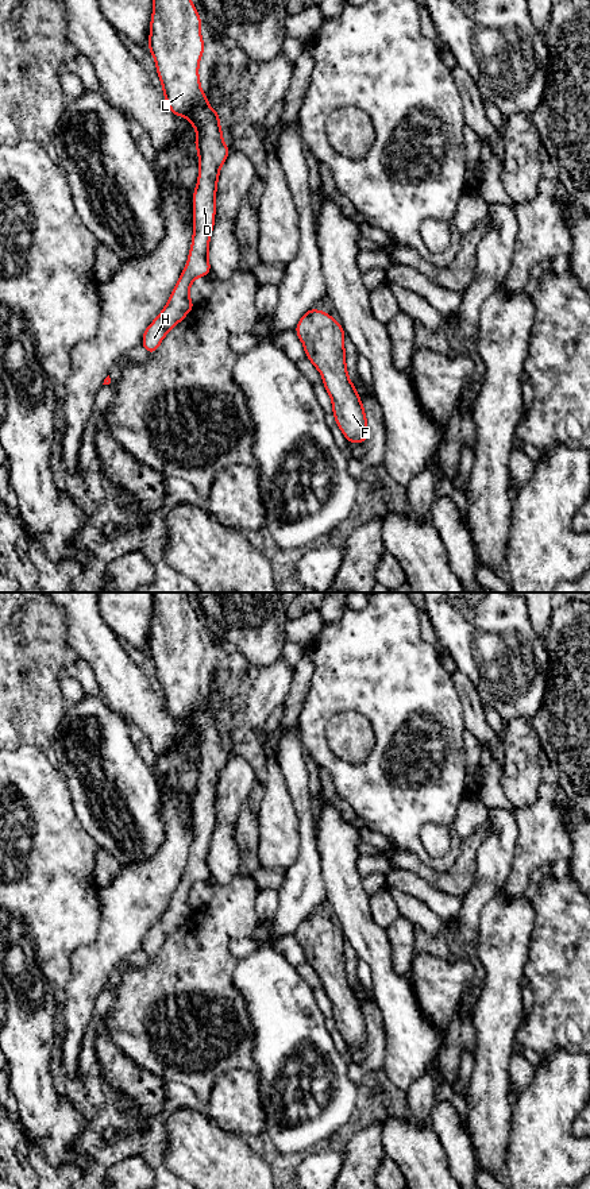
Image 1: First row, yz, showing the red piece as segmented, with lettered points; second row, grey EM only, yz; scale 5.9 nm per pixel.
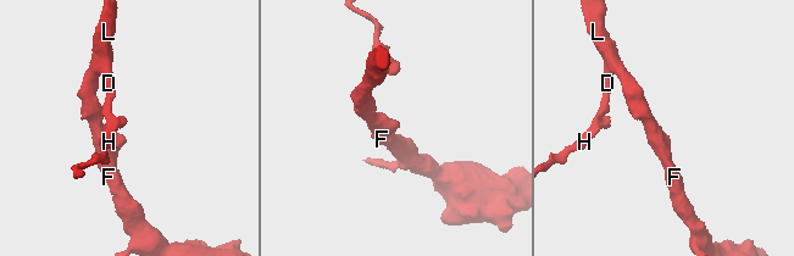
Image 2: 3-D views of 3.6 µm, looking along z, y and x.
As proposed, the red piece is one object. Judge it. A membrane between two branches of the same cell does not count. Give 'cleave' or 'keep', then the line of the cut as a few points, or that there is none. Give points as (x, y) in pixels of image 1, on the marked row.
keep | no cut

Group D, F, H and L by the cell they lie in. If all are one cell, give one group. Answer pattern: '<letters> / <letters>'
D F H L

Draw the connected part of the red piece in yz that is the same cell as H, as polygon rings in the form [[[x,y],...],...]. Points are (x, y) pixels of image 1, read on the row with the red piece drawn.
[[[154,0],[149,50],[155,59],[157,73],[163,86],[162,93],[167,107],[177,117],[185,116],[197,132],[194,146],[198,151],[200,171],[193,193],[193,240],[188,263],[171,292],[167,305],[143,333],[142,345],[149,354],[155,352],[166,333],[194,308],[189,298],[189,286],[193,281],[197,277],[204,277],[211,273],[208,247],[215,224],[215,194],[221,165],[227,159],[231,148],[223,143],[223,132],[219,124],[220,113],[209,107],[208,99],[200,86],[198,62],[204,51],[200,27],[201,19],[190,0]]]

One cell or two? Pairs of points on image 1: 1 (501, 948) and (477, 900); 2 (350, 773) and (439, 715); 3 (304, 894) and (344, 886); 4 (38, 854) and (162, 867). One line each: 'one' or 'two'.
1: two
2: one
3: two
4: two

